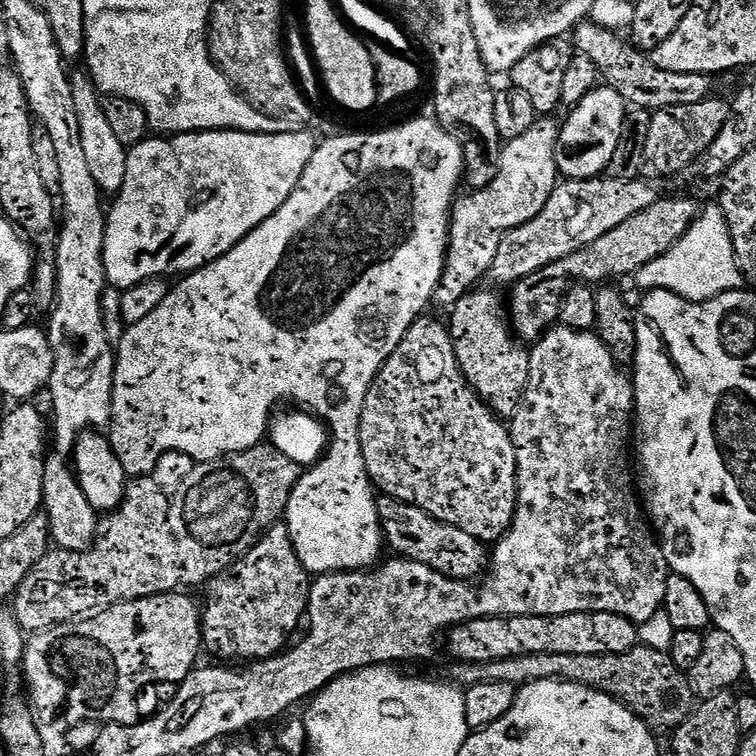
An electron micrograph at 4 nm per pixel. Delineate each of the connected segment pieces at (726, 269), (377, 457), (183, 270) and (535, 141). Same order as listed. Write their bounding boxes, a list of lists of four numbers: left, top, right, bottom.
[[663,227,746,300],[361,314,516,542],[104,130,317,290],[432,121,560,307]]

